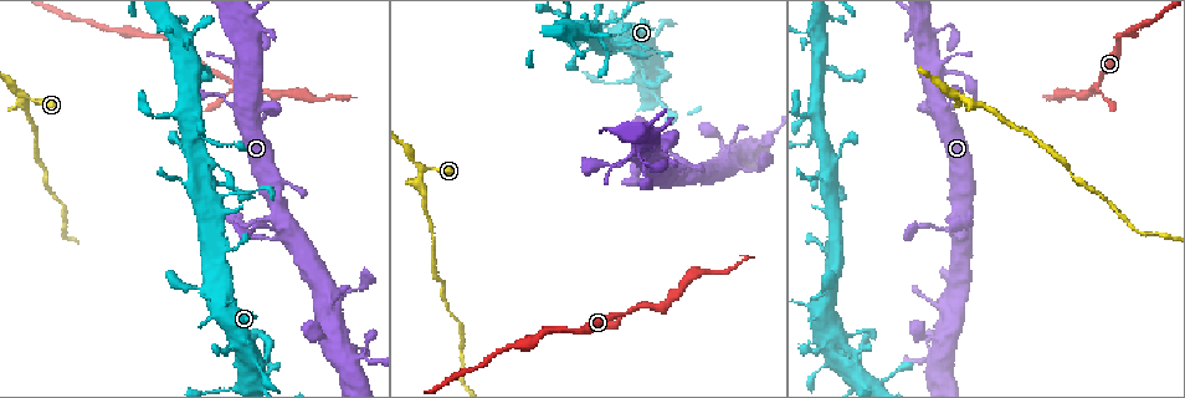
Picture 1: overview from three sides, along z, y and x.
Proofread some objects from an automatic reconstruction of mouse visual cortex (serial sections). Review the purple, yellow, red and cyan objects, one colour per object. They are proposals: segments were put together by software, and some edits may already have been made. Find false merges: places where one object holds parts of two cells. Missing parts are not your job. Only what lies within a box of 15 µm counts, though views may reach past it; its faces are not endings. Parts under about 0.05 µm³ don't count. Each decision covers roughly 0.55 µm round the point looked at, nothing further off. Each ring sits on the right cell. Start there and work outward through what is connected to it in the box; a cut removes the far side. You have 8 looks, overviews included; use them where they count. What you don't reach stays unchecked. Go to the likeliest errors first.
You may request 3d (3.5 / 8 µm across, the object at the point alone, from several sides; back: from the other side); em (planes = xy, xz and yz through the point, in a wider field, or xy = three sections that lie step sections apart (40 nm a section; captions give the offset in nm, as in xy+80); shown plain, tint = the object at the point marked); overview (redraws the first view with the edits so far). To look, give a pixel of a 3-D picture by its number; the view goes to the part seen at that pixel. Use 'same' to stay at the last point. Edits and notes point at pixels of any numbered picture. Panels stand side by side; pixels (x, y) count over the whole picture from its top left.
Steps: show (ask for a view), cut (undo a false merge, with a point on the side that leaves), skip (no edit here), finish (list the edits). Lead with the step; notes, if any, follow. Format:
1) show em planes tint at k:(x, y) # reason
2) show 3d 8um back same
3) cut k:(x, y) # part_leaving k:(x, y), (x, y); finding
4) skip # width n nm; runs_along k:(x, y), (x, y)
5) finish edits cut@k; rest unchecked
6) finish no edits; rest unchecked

show 3d 3.5um at 1:(635, 308) # sharp bend

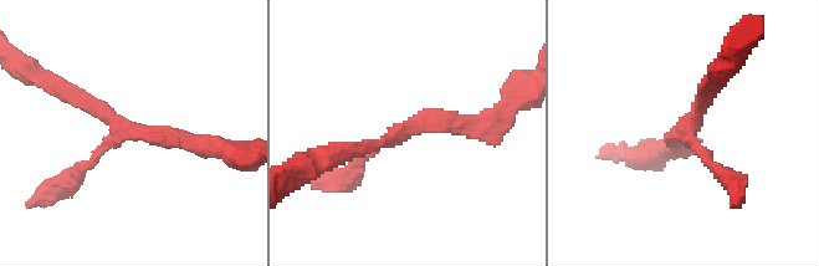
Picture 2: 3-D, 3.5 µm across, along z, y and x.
show em xy step 5 tint at 2:(400, 131) # arms 3; arm_widths 150, 200, 250 nm; need the tissue

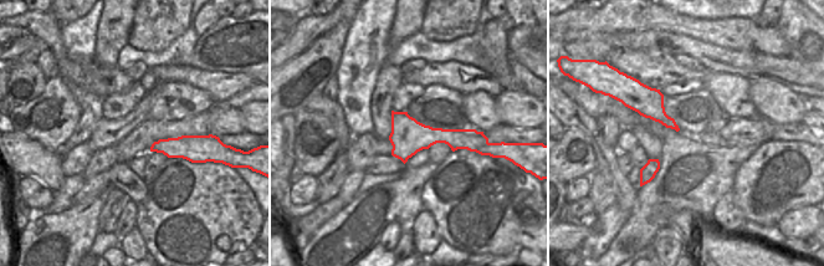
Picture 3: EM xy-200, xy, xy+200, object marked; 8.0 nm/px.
skip # width 280 nm; runs_along 2:(59, 85), (131, 131), (204, 147); all the same cell

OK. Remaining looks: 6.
show 3d 8um at 1:(273, 218) # thin neck

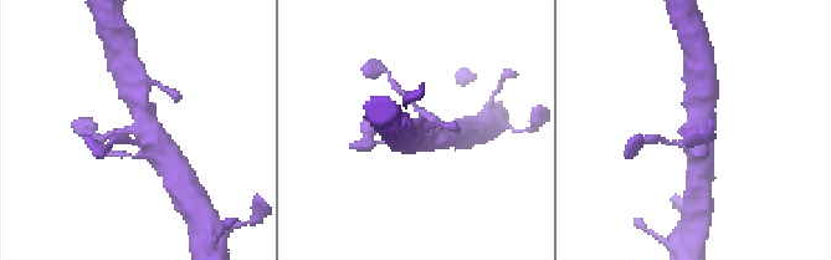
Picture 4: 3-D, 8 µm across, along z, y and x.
show 3d 3.5um at 4:(141, 132)

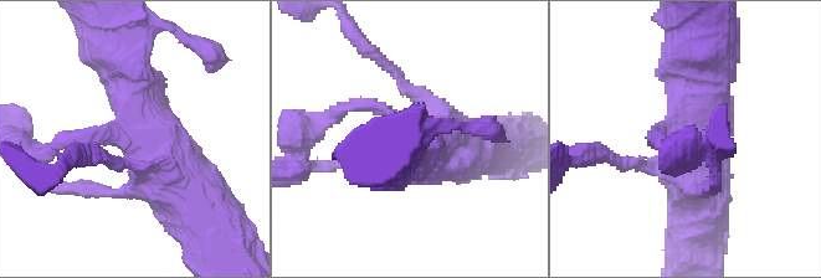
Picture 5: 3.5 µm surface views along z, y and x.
show em xy step 2 tint at 5:(131, 135)

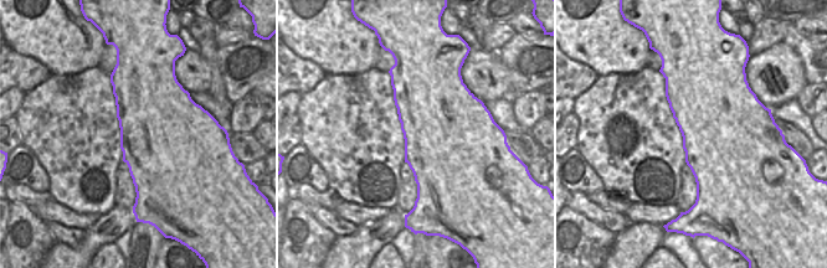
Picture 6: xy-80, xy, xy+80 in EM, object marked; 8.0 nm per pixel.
skip # runs_along 5:(129, 78), (201, 224); one cell here

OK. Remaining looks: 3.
show 3d 3.5um at 1:(425, 168) # abrupt turn

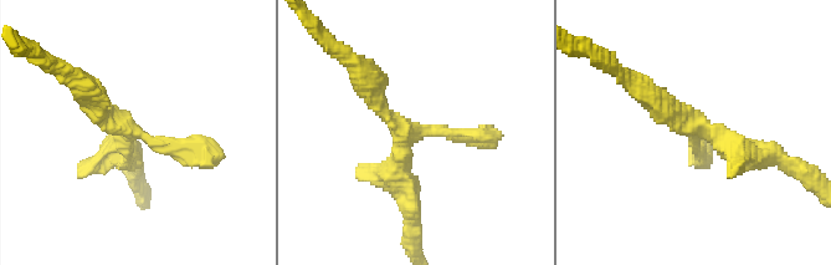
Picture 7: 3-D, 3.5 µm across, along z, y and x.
show em xy step 5 tint at 7:(133, 130) # now the EM

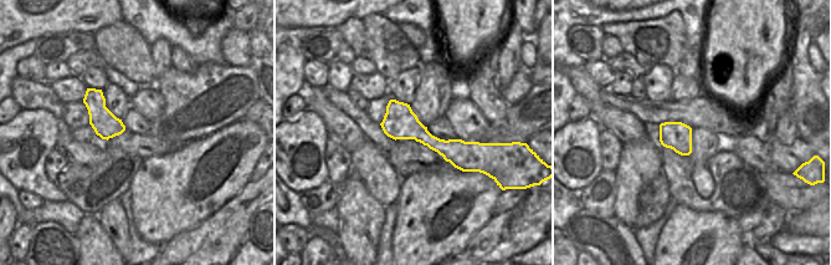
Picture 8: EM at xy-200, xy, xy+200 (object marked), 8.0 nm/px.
skip # runs_along 8:(389, 108), (444, 148), (477, 146); one cell here

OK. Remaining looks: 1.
finish no edits; rest unchecked

